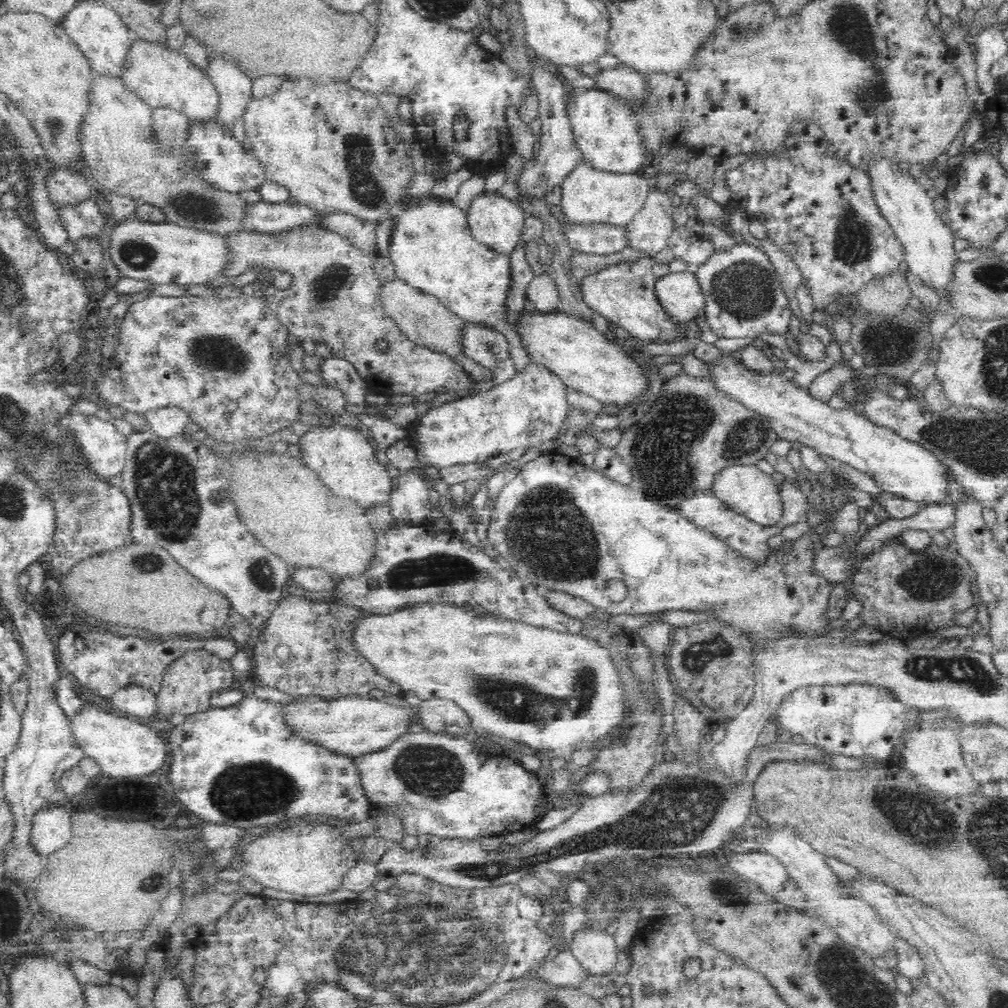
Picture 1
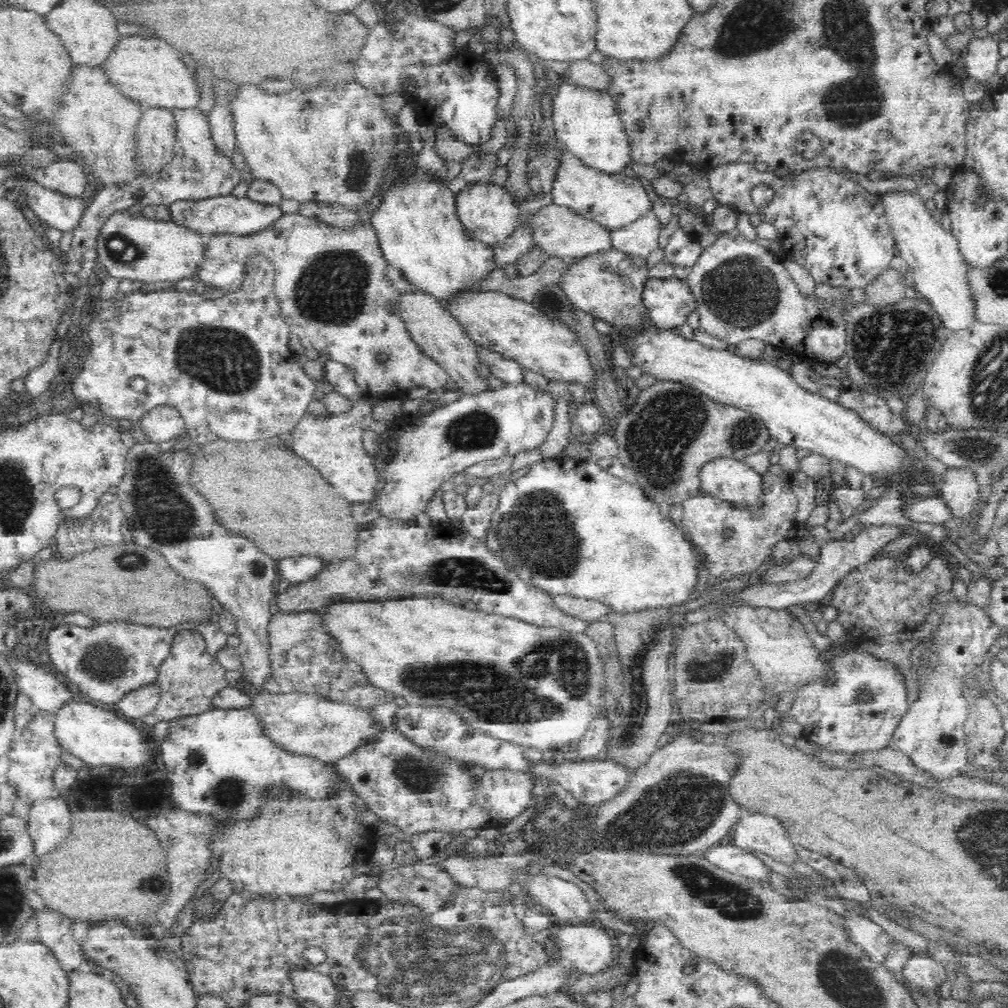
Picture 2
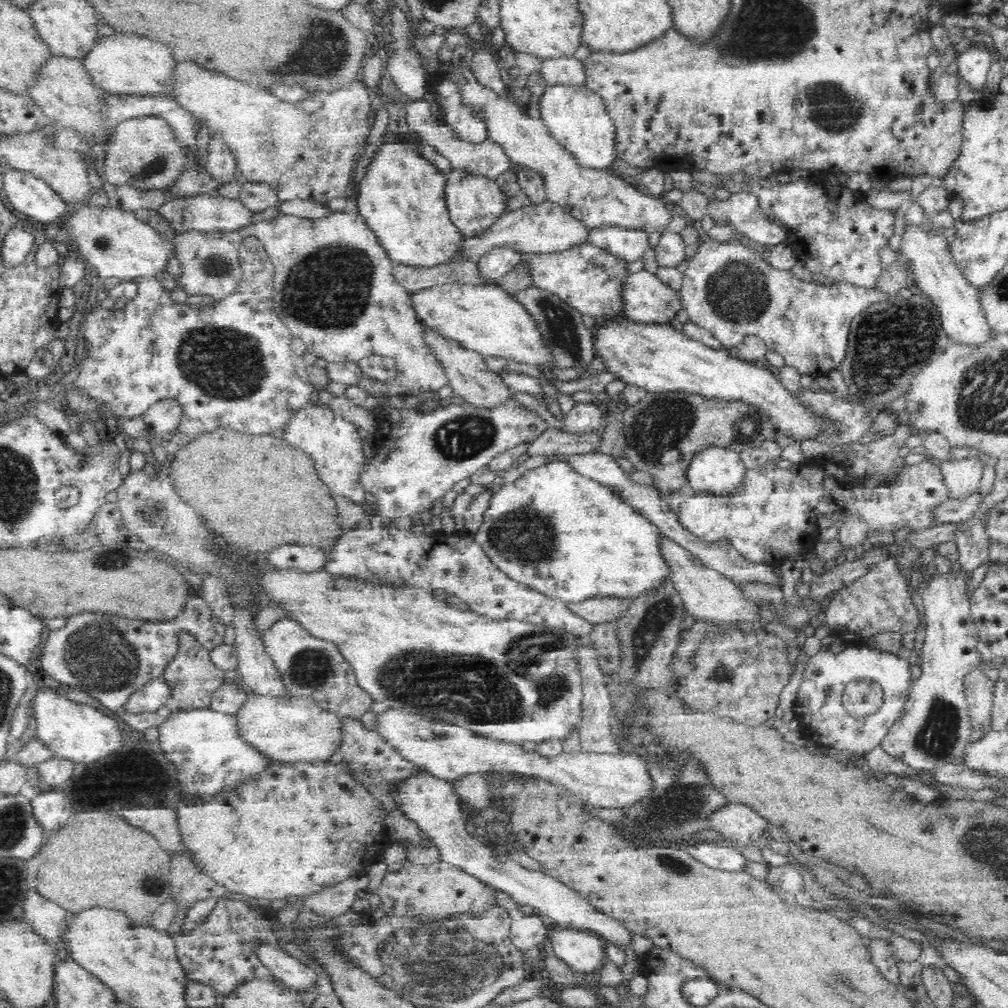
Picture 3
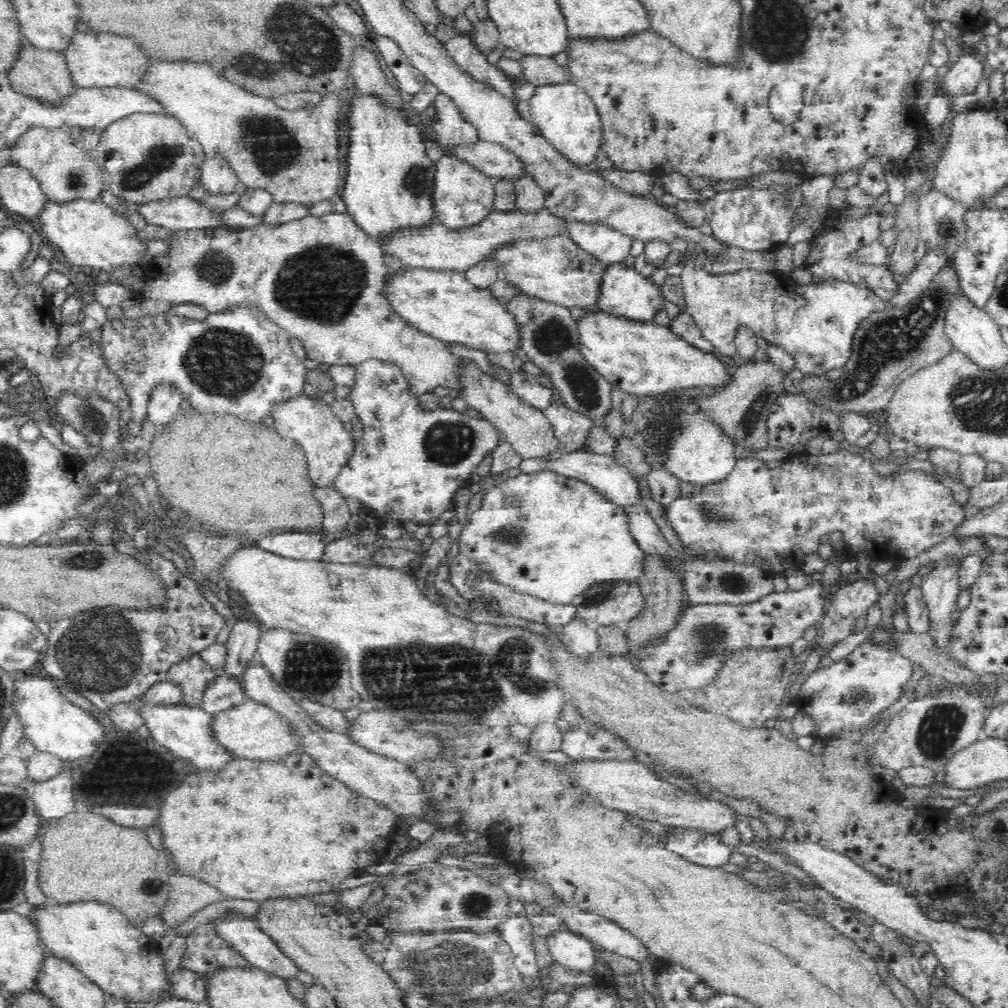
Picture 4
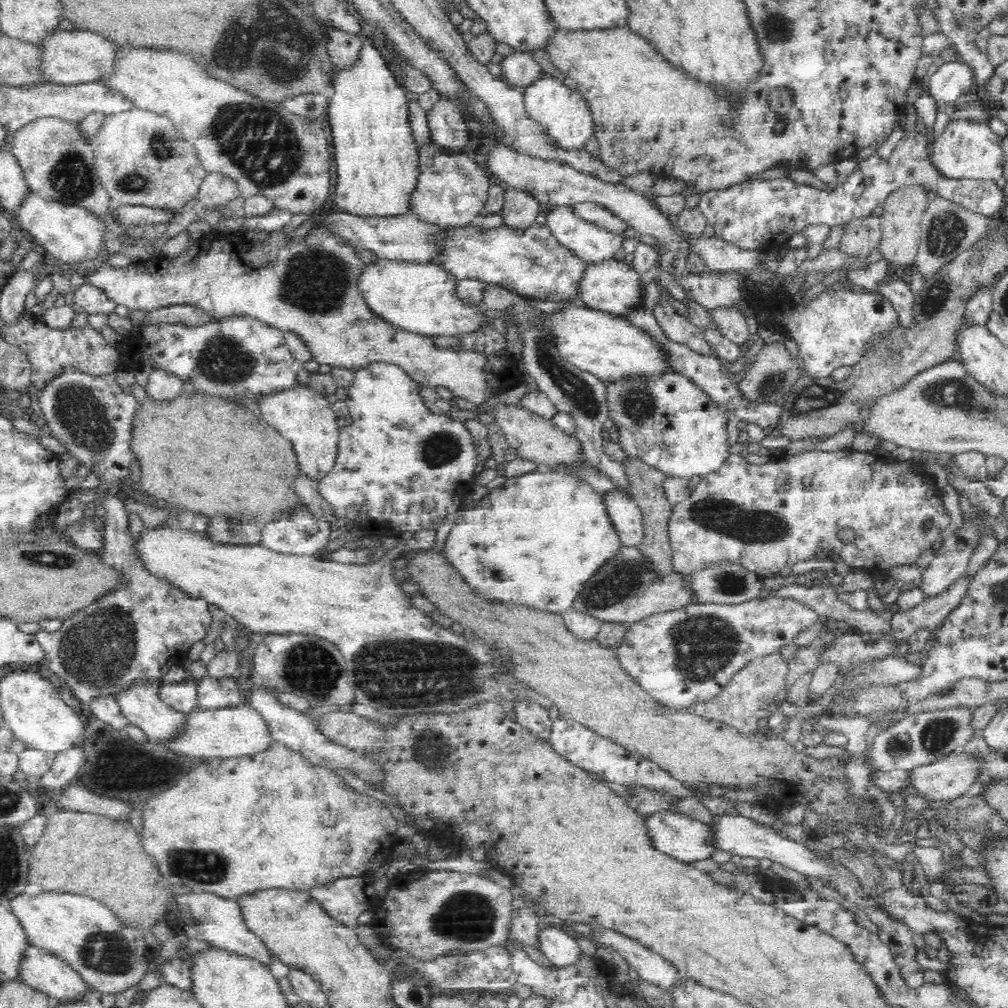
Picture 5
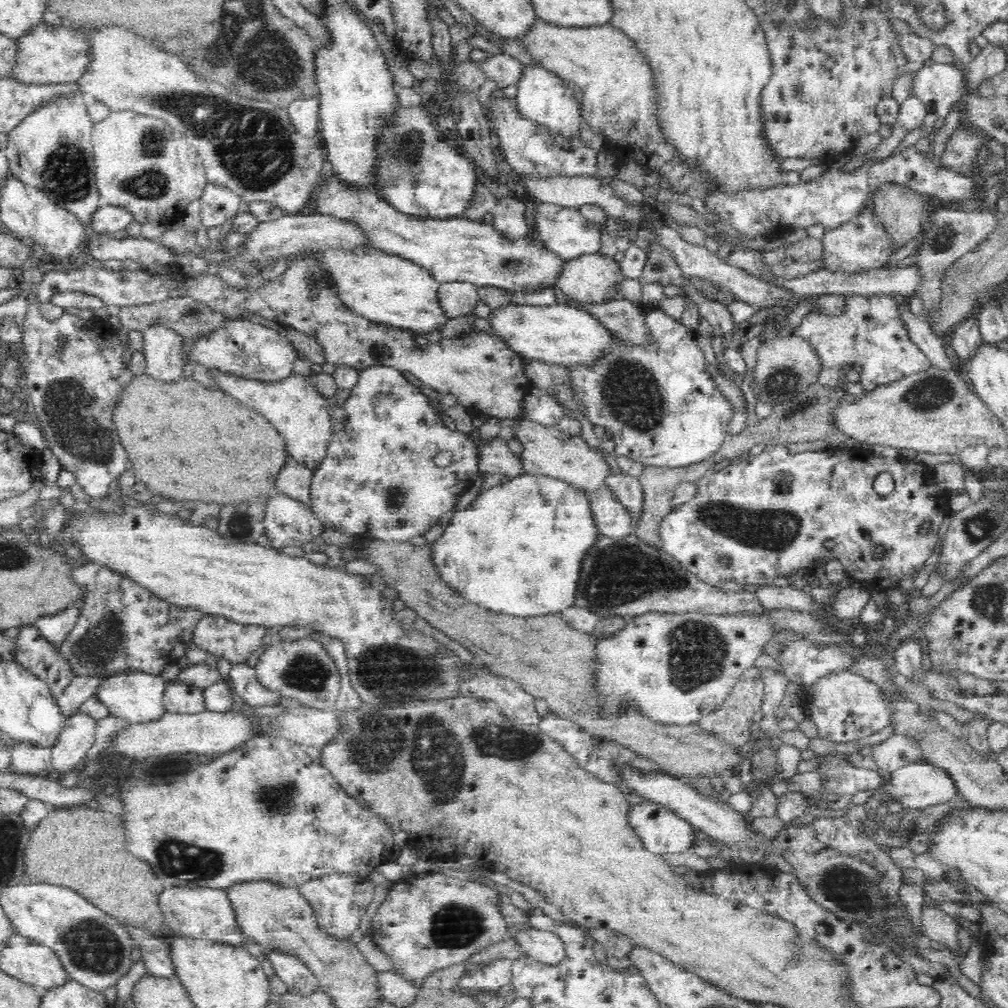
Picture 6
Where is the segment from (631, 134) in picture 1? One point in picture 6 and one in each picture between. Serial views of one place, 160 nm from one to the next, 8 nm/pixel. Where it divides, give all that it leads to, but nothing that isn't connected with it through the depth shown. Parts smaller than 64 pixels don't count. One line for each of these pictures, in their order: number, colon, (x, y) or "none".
2: (587, 121)
3: (576, 116)
4: (565, 114)
5: (564, 115)
6: (542, 96)

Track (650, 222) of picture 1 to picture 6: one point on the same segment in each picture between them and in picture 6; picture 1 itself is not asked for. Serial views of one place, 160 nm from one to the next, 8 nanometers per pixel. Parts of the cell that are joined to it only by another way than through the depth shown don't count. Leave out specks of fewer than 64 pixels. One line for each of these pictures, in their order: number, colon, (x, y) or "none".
2: (641, 237)
3: (630, 244)
4: (608, 244)
5: (594, 244)
6: (565, 230)

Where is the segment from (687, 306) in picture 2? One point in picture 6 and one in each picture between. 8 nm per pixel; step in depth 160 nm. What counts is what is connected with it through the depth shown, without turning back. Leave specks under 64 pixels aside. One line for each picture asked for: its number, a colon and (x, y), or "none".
3: (648, 300)
4: (626, 293)
5: (613, 286)
6: (593, 278)

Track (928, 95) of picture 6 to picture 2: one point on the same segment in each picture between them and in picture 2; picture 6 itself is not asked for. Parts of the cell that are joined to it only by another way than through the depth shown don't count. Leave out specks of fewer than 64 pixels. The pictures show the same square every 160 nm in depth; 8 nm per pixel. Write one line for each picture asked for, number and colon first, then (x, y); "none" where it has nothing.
2: (983, 55)
3: (974, 65)
4: (962, 78)
5: (954, 79)

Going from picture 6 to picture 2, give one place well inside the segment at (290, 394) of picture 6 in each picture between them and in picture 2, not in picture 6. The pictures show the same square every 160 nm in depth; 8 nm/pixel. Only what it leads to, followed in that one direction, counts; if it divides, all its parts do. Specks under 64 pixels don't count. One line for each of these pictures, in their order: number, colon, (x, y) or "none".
2: (333, 444)
3: (331, 442)
4: (311, 423)
5: (305, 417)

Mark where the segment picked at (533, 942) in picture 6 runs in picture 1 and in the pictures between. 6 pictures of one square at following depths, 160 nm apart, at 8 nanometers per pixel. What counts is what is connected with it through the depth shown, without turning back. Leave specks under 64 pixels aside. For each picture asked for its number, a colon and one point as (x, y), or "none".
1: (597, 951)
2: (591, 949)
3: (585, 952)
4: (570, 950)
5: (561, 949)

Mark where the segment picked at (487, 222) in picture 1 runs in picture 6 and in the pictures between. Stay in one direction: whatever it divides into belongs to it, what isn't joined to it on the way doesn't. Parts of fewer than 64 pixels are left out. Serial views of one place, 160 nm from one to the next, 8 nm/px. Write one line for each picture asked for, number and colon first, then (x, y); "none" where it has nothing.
2: (489, 213)
3: (474, 202)
4: (463, 197)
5: (453, 190)
6: (423, 176)

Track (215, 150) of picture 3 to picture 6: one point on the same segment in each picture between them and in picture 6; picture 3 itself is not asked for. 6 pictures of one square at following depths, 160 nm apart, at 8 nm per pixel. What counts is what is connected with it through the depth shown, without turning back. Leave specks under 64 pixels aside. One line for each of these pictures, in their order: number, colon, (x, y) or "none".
4: (217, 177)
5: (217, 189)
6: (218, 203)

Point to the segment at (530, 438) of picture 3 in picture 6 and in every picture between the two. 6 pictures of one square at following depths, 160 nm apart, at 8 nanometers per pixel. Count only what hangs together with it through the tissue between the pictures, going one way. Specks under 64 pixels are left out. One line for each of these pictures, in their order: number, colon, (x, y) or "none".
4: (409, 461)
5: (401, 468)
6: (380, 480)

